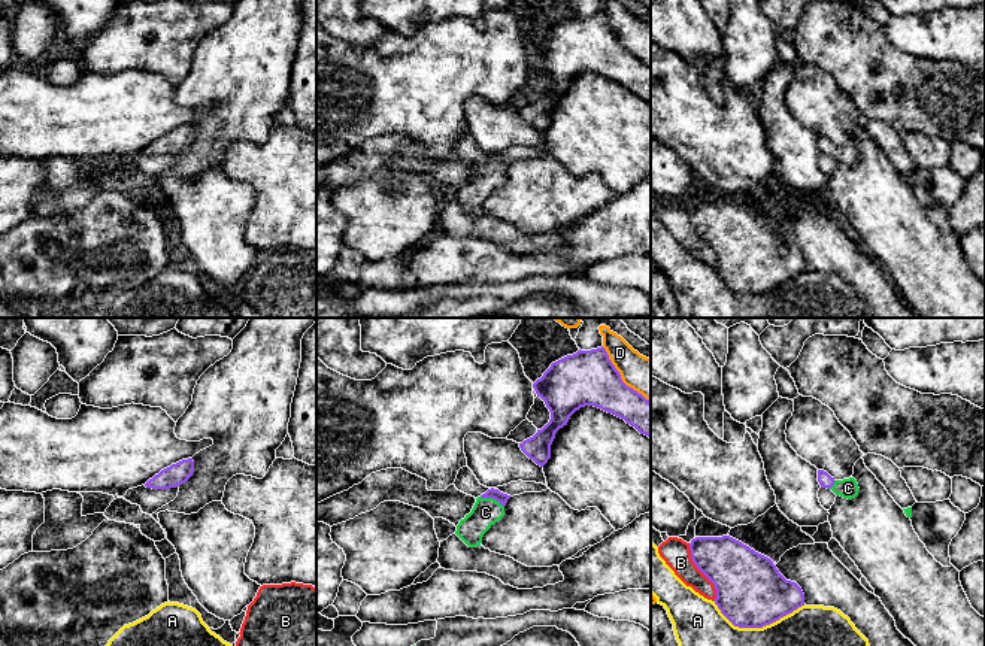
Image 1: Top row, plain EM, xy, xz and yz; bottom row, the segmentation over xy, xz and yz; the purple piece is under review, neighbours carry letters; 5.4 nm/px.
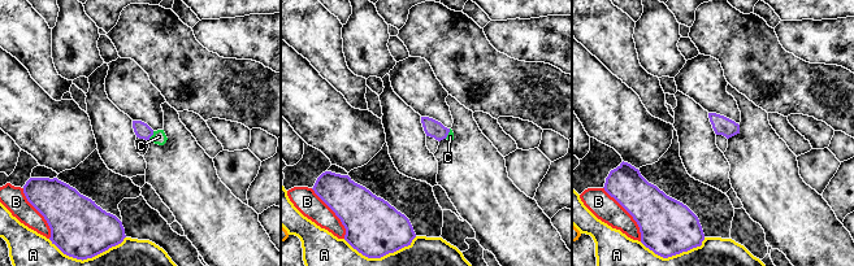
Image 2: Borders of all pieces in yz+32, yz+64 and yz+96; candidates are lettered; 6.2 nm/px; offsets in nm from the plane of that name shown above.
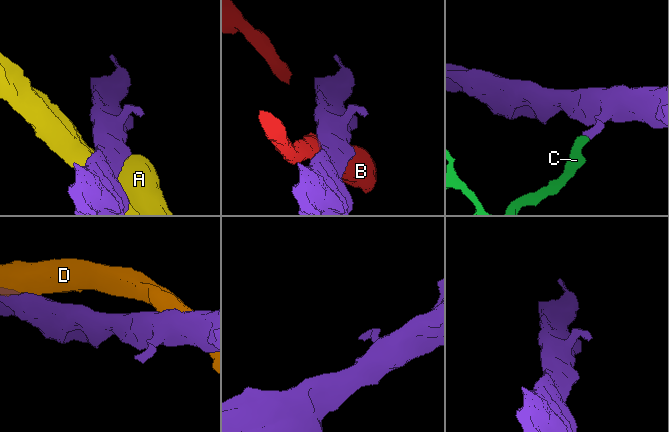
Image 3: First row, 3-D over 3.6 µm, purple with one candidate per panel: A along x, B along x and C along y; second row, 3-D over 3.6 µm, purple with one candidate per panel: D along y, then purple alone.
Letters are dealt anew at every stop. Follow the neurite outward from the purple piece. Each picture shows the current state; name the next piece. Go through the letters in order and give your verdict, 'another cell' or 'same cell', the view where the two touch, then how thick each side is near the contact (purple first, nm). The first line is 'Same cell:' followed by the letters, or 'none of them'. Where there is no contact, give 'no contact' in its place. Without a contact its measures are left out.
Same cell: C
A: another cell; contact in yz; calibres 380 and 380 nm
B: another cell; contact in yz; calibres 340 and 150 nm
C: same cell; contact in xz; calibres 60 and 150 nm
D: another cell; contact in xz; calibres 300 and 200 nm

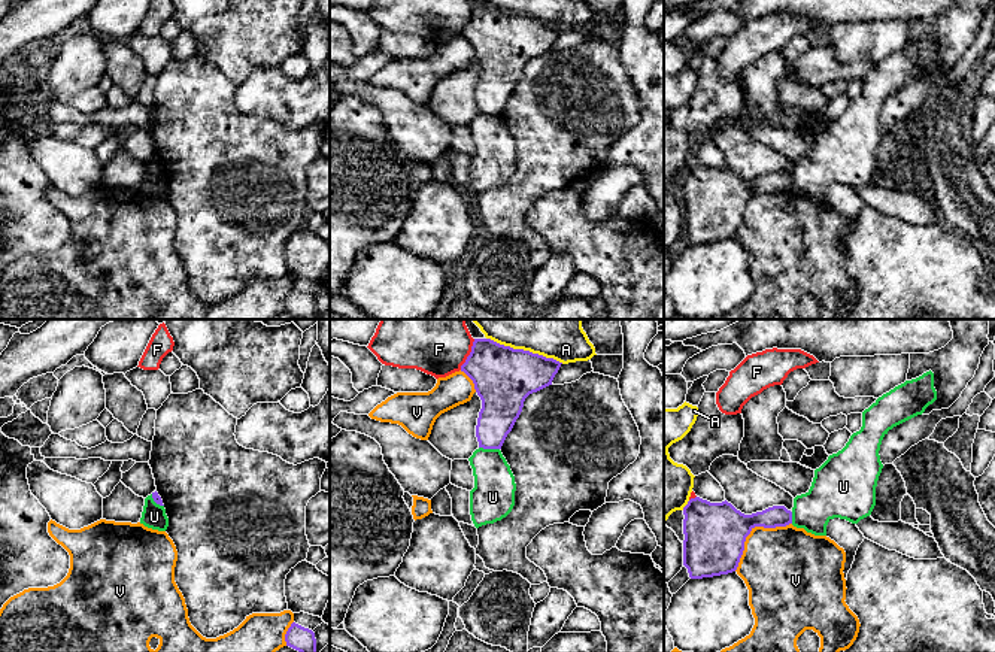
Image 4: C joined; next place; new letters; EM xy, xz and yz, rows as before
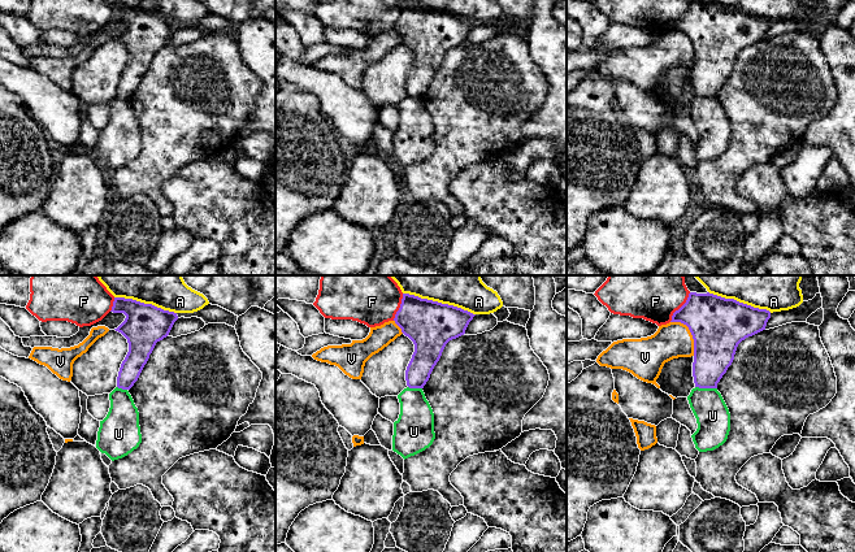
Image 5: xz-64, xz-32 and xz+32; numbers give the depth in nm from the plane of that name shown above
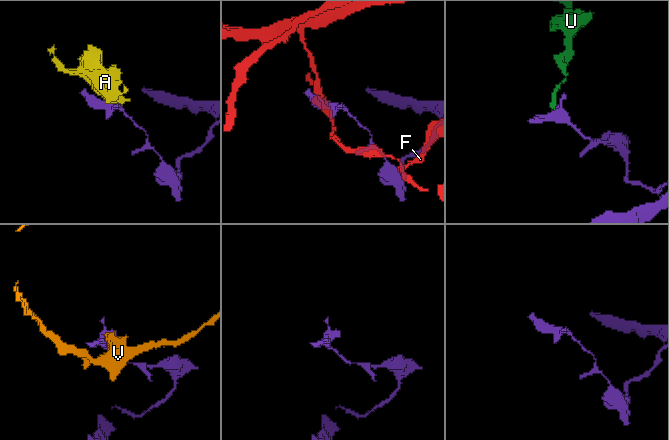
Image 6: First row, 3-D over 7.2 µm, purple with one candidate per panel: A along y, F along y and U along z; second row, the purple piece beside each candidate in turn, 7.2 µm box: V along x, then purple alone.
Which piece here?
Same cell: none of them
A: another cell; contact in xz; calibres 320 and 160 nm
F: another cell; contact in xz; calibres 320 and 220 nm
U: another cell; contact in xz; calibres 220 and 220 nm
V: another cell; contact in yz; calibres 340 and 420 nm

